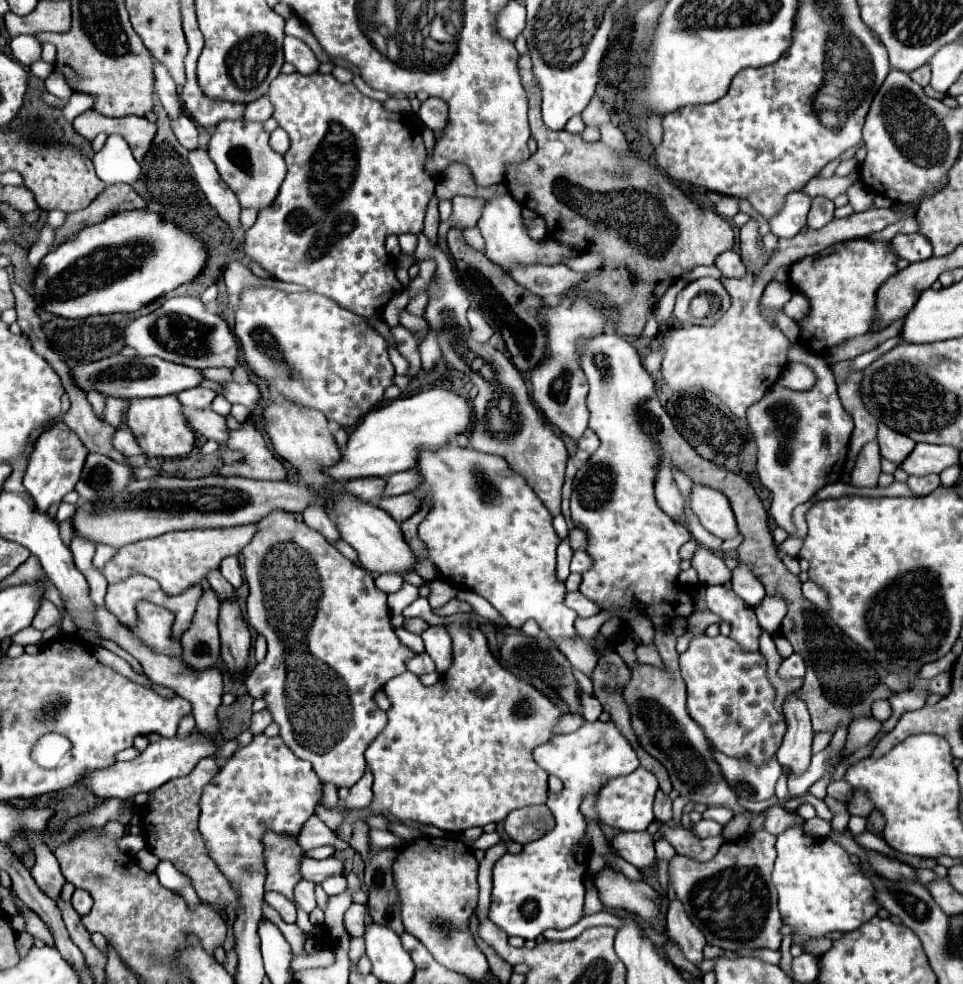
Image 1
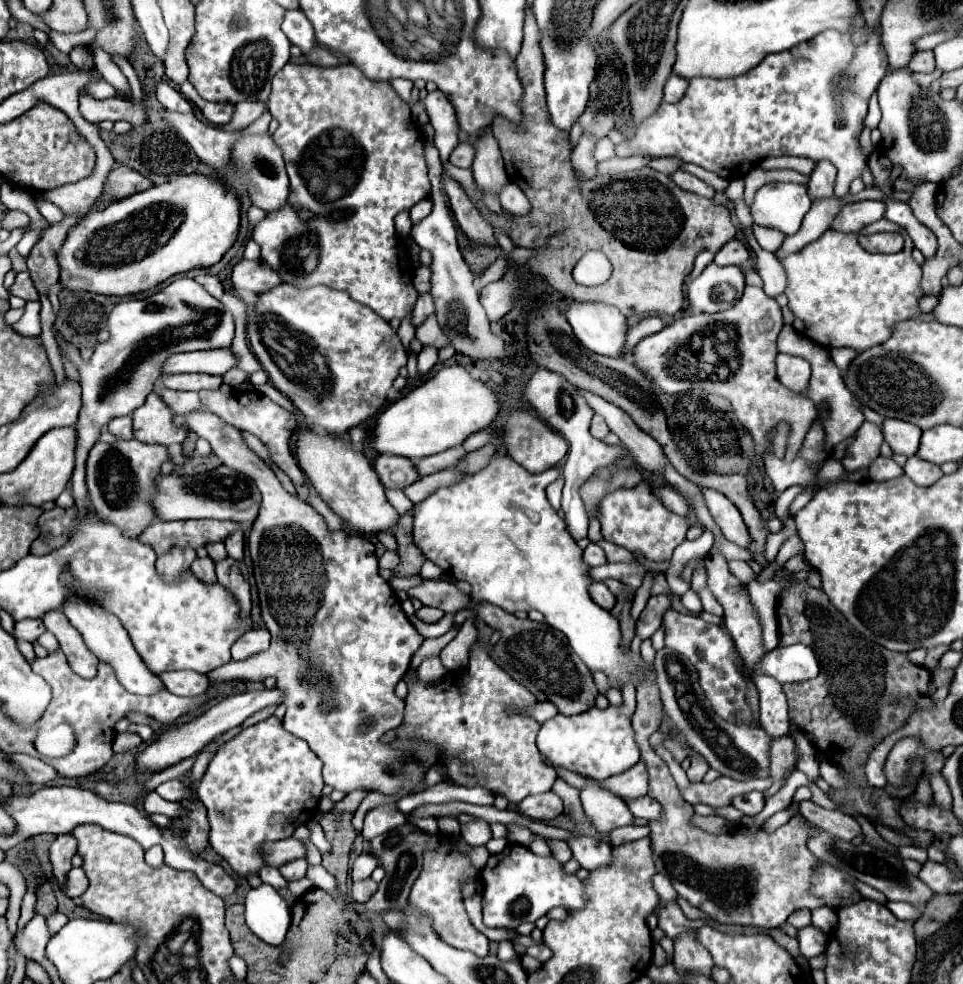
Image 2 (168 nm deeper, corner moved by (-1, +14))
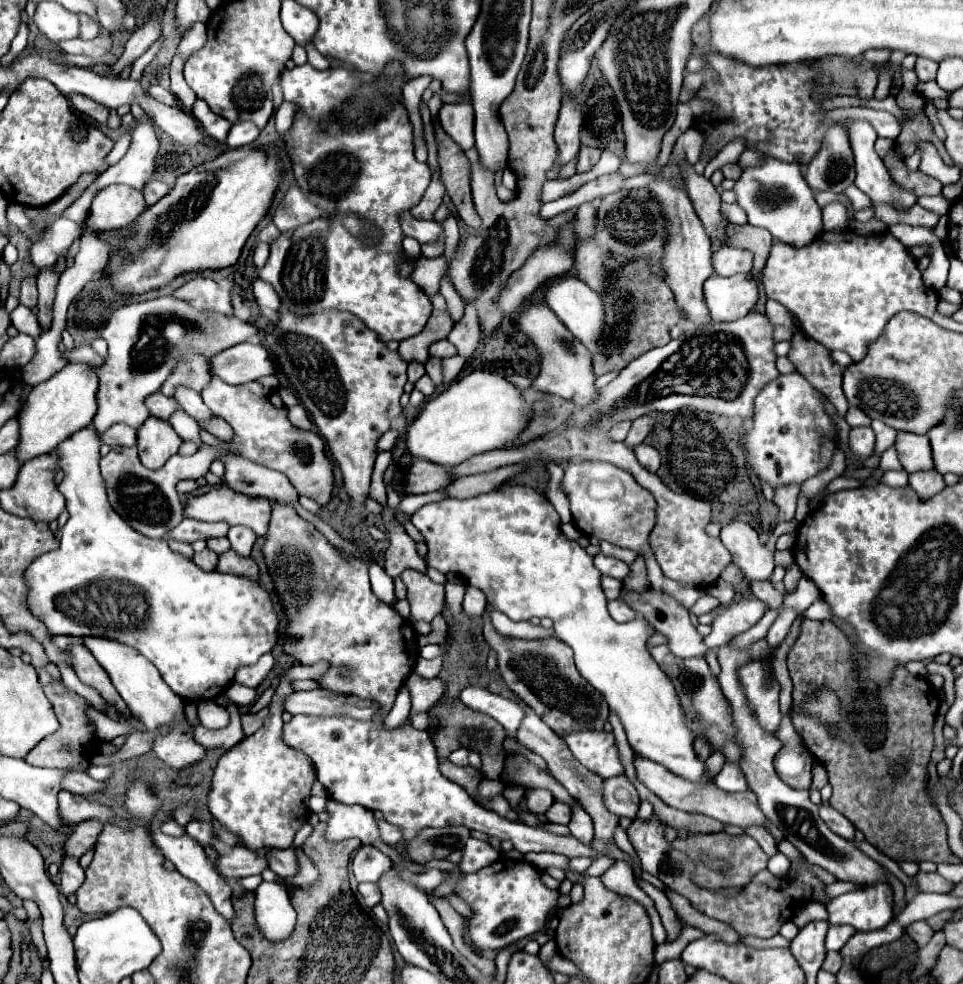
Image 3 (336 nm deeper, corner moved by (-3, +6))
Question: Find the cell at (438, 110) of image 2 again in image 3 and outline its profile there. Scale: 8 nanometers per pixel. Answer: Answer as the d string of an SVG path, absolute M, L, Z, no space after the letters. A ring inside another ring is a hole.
M471 102L443 104L439 110L441 128L449 134L449 138L459 144L463 150L469 150L473 140L473 106Z

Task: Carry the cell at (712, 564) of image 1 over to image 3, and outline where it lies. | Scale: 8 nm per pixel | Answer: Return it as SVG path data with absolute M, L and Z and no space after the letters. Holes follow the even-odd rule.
M753 580L749 582L749 588L751 592L769 604L769 608L777 608L781 602L783 602L783 594L777 592L777 588L771 584L771 582L759 582L759 580Z

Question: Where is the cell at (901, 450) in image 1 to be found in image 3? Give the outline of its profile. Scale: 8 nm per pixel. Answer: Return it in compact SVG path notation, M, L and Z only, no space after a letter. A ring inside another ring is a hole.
M897 432L897 440L893 446L897 450L899 462L903 464L905 472L933 468L933 458L931 458L927 436L919 436L911 432Z

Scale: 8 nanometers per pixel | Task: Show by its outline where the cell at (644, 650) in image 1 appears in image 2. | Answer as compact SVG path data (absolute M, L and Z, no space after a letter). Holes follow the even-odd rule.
M667 646L661 648L655 656L653 666L657 672L657 684L665 714L673 720L677 730L681 730L683 738L691 744L691 748L707 758L711 768L733 780L751 780L769 776L771 736L761 726L751 726L747 722L727 722L719 718L713 712L709 700L703 696L699 676L693 664L689 664L685 656L679 656L679 652Z

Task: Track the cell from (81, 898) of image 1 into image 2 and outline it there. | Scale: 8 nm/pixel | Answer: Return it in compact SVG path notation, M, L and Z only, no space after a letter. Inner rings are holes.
M71 868L67 872L67 880L65 880L65 894L69 898L79 898L89 886L89 880L83 872L83 868Z

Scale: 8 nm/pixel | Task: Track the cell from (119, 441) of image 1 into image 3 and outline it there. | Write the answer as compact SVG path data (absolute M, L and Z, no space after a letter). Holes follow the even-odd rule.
M113 424L101 440L109 446L135 446L135 428L129 428L127 424Z

